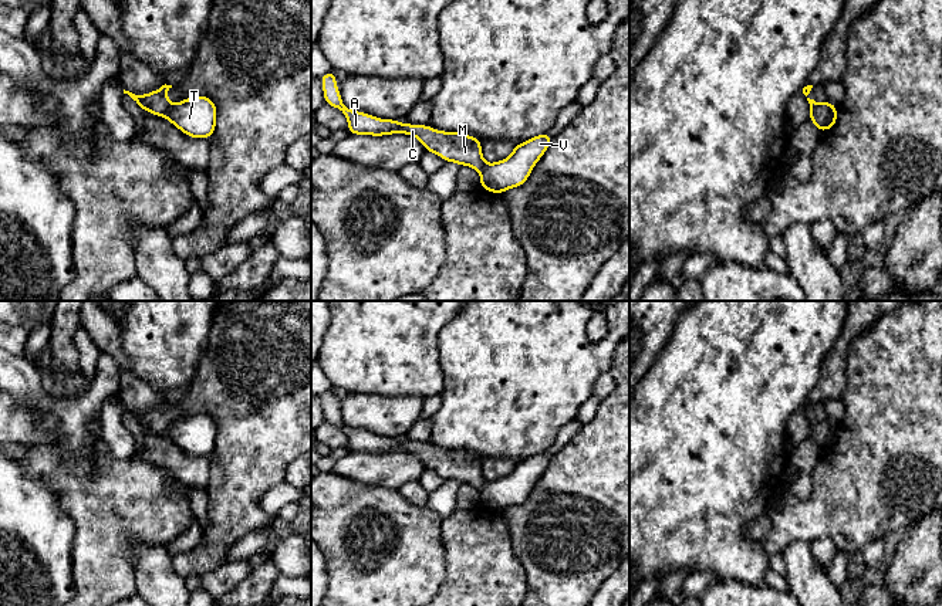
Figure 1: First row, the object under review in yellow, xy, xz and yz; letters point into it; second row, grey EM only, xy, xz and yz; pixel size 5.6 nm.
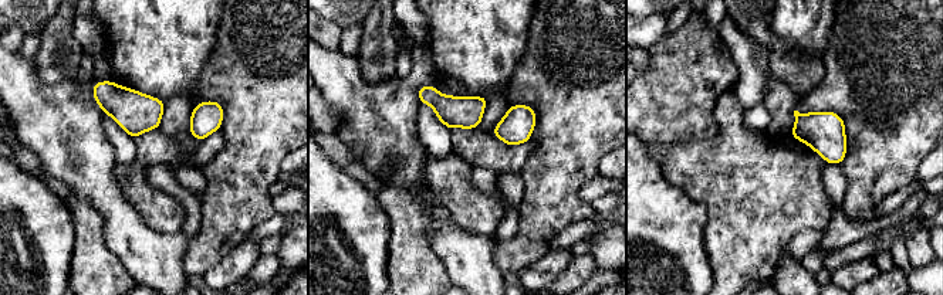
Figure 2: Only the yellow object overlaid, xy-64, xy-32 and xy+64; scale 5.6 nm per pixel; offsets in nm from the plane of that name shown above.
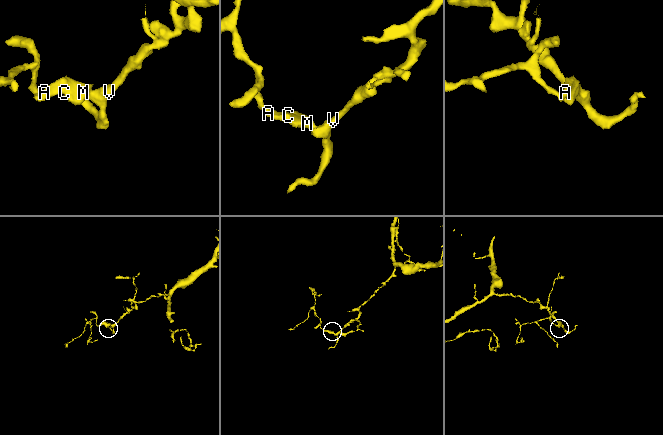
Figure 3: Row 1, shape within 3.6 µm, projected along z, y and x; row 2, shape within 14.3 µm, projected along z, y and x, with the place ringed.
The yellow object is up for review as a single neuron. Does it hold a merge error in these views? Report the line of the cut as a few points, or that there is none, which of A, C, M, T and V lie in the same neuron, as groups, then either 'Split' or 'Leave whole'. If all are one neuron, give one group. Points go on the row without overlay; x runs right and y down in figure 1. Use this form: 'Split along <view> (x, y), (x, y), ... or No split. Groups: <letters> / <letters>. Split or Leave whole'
Split along xy (171, 422), (162, 433). Groups: A C M / T V. Split

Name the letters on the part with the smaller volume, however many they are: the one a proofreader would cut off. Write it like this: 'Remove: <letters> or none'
Remove: A, C, M

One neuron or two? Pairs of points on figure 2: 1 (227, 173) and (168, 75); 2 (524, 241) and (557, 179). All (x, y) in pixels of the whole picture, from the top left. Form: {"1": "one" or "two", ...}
{"1": "two", "2": "one"}

